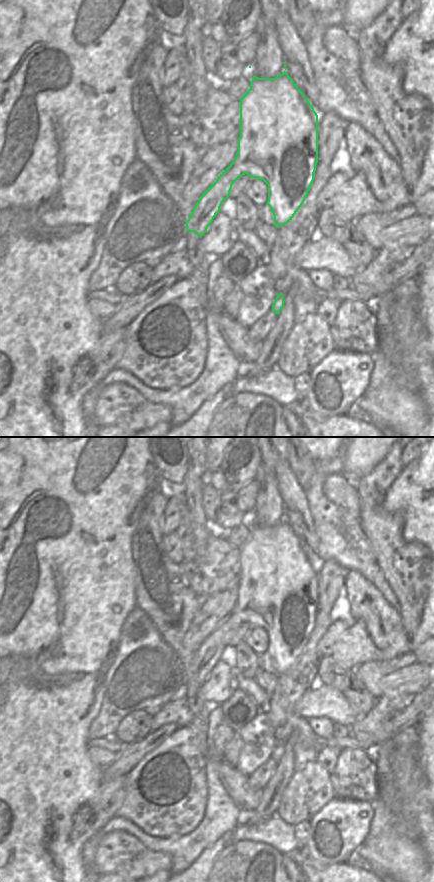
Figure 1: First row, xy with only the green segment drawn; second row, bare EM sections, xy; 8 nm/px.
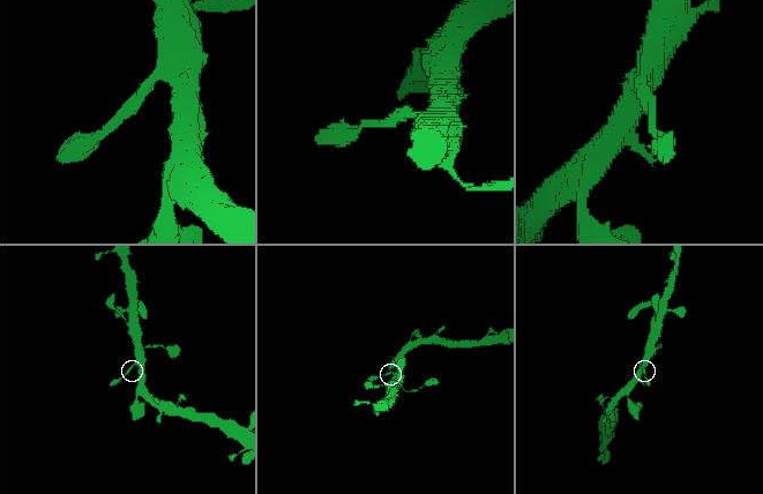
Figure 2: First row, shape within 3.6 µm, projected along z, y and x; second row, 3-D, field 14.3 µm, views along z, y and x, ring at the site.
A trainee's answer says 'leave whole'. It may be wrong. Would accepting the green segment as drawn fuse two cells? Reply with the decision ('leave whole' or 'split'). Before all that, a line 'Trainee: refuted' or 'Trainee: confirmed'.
Trainee: confirmed
leave whole

